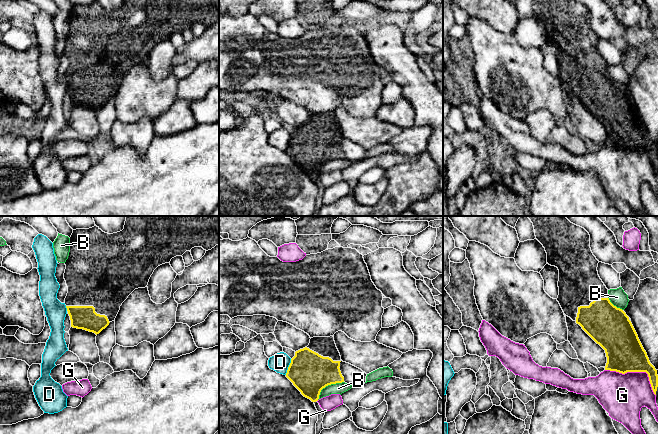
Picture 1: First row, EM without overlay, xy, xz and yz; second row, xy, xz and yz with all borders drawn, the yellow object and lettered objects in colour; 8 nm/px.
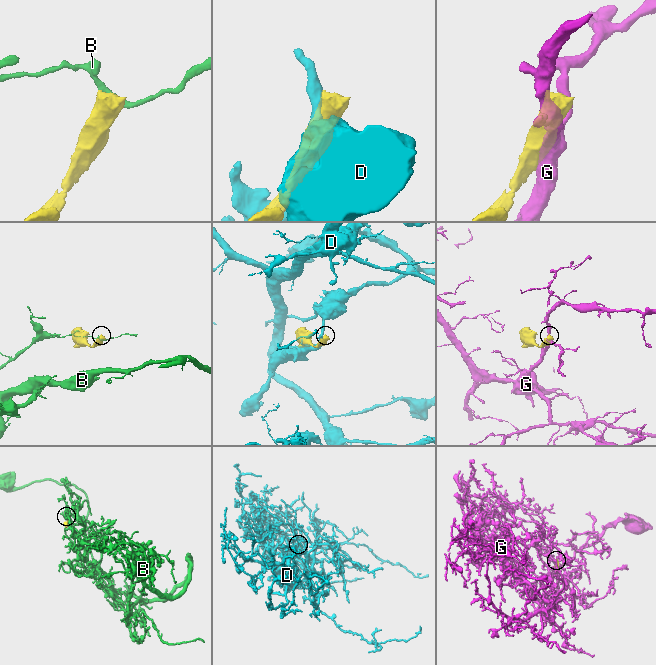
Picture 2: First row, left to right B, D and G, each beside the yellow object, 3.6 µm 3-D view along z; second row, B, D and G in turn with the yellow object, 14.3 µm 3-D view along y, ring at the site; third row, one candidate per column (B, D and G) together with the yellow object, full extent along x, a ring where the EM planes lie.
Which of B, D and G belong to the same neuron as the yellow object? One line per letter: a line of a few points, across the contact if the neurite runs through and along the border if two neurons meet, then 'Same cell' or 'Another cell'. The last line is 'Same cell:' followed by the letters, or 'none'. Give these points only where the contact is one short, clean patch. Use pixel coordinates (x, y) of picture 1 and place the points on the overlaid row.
B: Line: xz (343, 381), (326, 385), (321, 390), (317, 399). Another cell
D: Another cell
G: Another cell
Same cell: none

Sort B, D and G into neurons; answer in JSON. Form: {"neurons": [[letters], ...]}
{"neurons": [["B"], ["D"], ["G"]]}

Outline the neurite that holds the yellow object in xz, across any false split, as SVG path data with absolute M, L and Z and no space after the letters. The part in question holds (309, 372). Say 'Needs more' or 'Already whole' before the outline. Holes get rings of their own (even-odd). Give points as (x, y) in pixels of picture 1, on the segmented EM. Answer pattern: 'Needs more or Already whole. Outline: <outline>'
Needs more. Outline: M313 337L307 347L295 352L291 359L286 377L301 392L301 394L316 402L319 399L320 392L328 385L344 382L344 377L340 371L341 362L340 353L336 347L334 337Z

